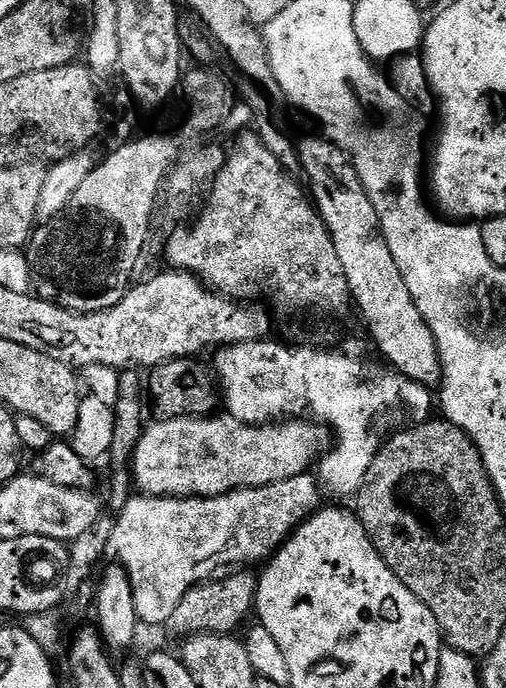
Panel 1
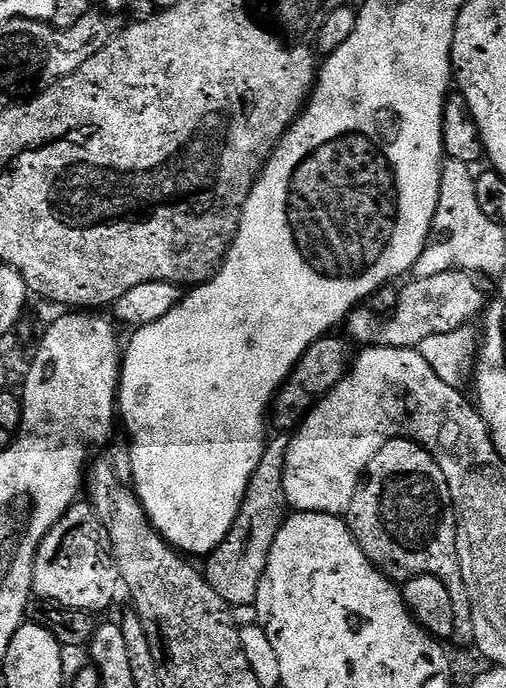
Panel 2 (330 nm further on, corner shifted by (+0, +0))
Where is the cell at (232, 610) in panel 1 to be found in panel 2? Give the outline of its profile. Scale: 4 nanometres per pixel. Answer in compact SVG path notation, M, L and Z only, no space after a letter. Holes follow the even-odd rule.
M273 435L267 441L262 462L258 462L258 470L252 475L248 493L230 534L226 534L224 541L213 550L211 556L207 557L208 585L216 591L218 598L222 598L233 609L239 610L247 604L248 607L255 605L258 582L262 582L266 562L274 546L274 538L285 522L288 508L288 499L284 493L284 467L287 453L288 440L283 435Z

